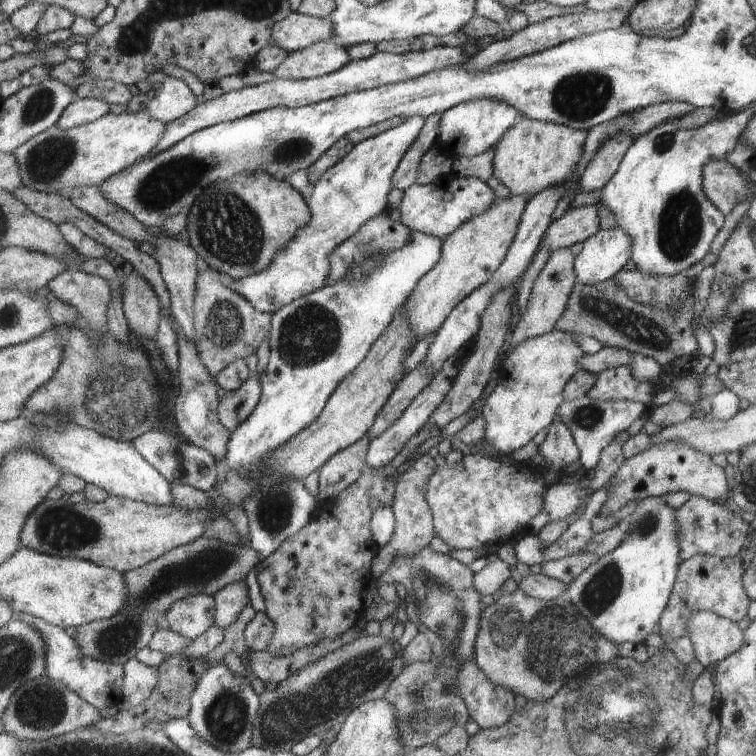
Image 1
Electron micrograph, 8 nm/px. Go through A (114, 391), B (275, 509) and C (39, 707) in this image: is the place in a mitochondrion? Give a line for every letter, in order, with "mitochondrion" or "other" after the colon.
A: mitochondrion
B: mitochondrion
C: mitochondrion

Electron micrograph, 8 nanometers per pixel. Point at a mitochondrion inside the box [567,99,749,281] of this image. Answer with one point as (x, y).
(680, 228)

